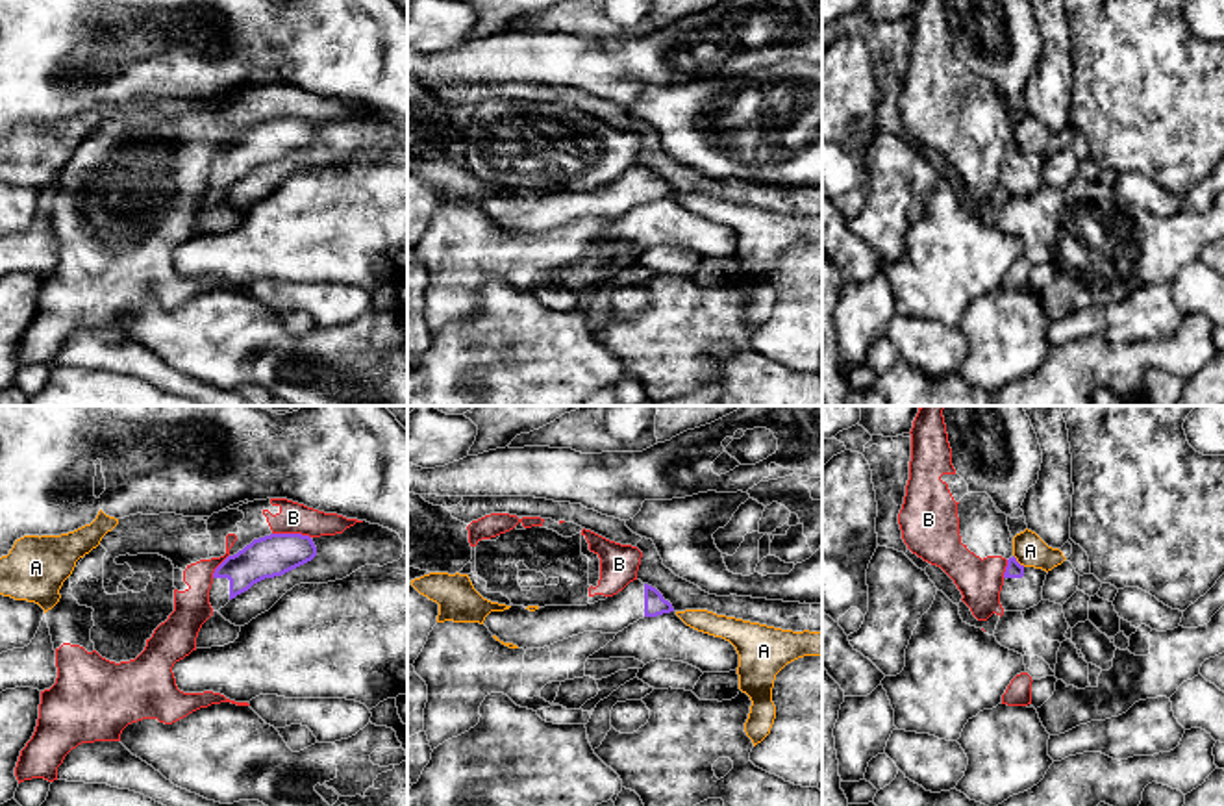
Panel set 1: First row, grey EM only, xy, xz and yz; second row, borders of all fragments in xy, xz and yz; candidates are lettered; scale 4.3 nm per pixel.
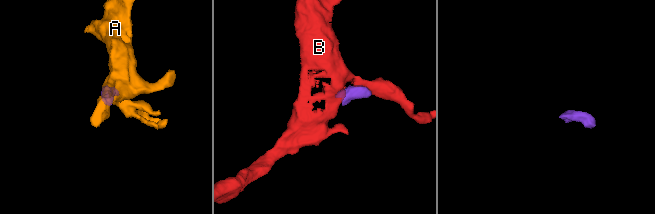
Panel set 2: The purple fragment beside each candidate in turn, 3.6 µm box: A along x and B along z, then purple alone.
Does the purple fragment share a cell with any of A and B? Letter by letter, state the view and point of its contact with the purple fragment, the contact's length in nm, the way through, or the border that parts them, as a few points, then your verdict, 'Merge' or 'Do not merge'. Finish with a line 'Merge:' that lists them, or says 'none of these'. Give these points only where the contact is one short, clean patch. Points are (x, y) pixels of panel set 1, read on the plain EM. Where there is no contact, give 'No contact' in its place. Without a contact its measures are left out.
A: Touches purple at yz (1017, 147). Shared border 80 nm. Do not merge
B: Touches purple at xy (291, 119). Shared border 170 nm. Do not merge
Merge: none of these

